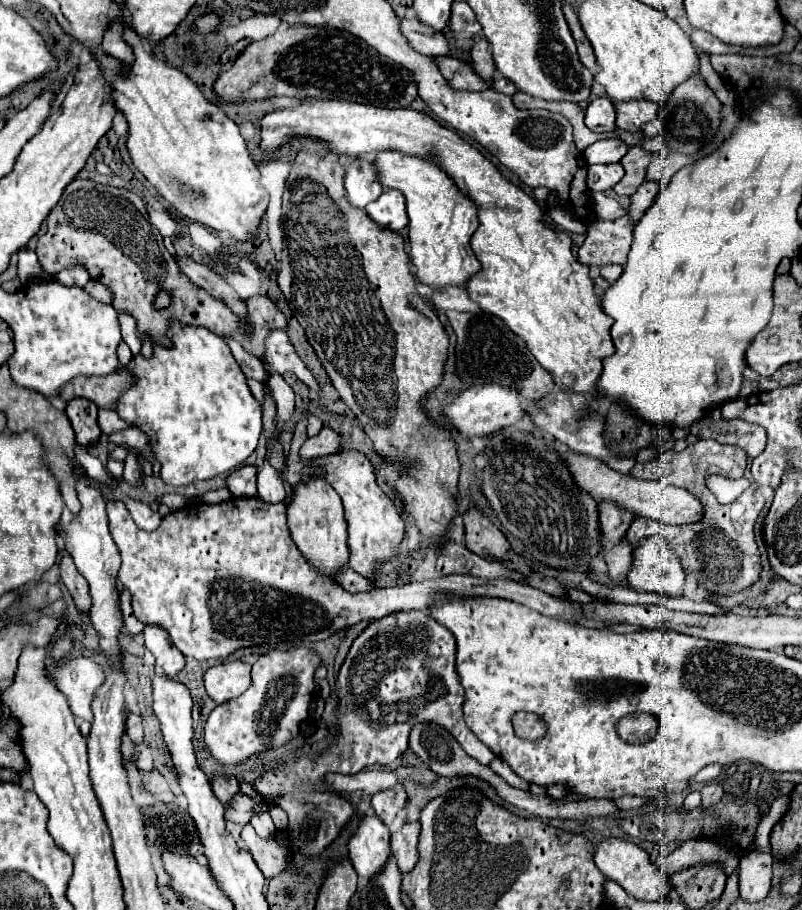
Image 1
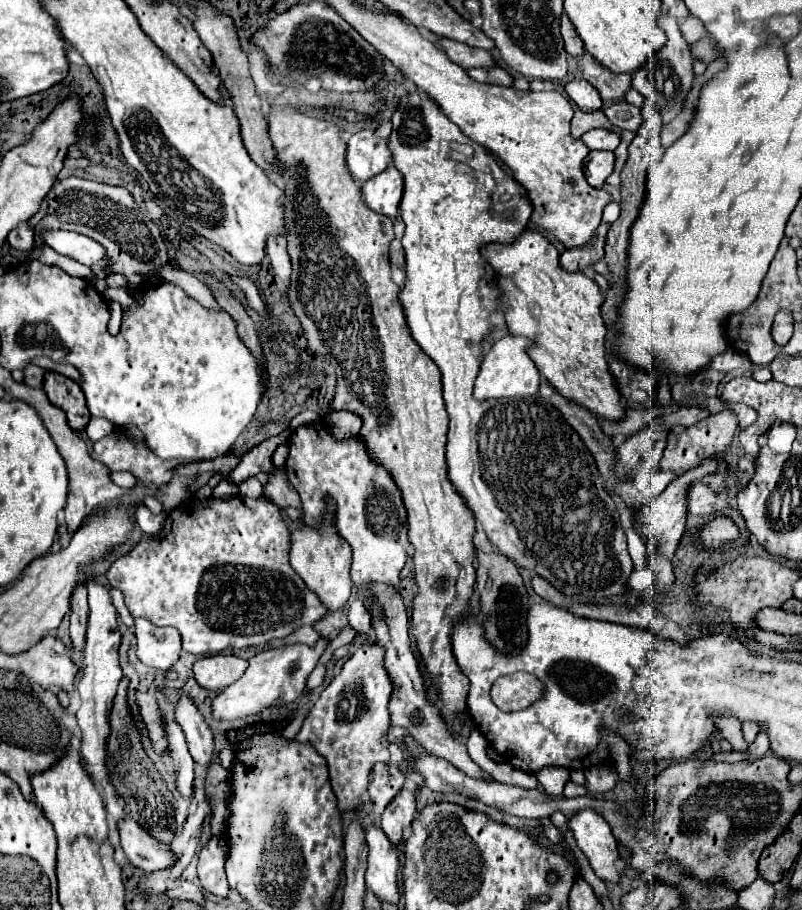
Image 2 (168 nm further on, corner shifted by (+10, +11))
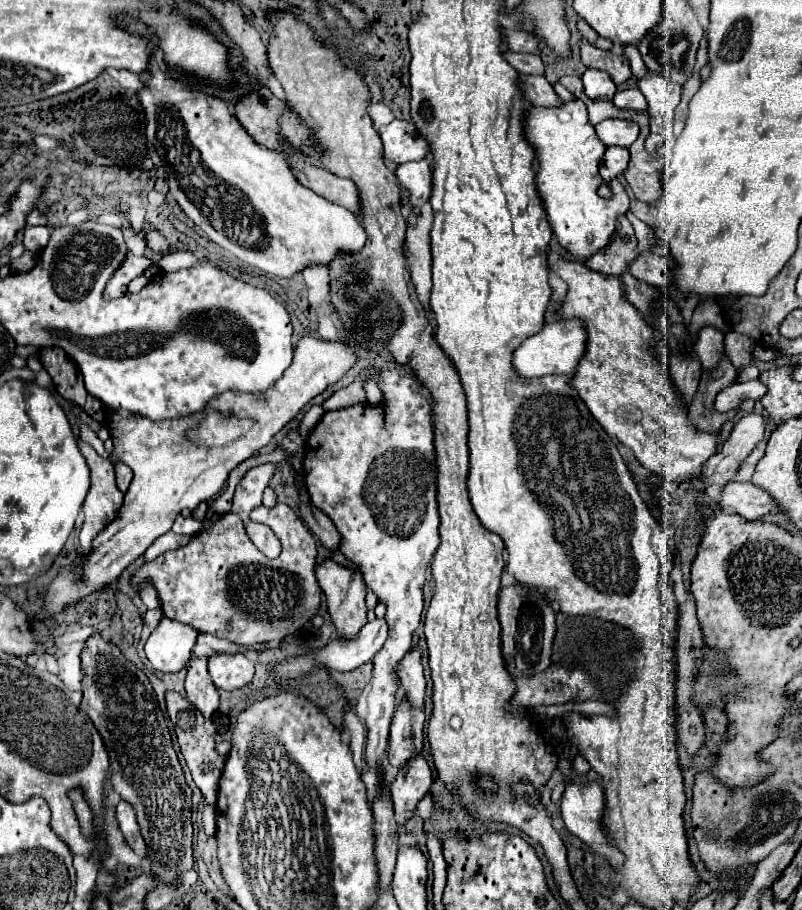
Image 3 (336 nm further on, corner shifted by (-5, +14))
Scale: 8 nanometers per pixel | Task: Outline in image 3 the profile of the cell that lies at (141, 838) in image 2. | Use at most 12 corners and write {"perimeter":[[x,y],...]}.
{"perimeter":[[128,802],[116,806],[118,826],[140,856],[148,858],[148,846],[140,834],[134,808]]}

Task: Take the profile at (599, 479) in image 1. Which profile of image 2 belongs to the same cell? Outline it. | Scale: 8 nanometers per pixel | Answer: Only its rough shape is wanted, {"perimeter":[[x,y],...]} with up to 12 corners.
{"perimeter":[[703,481],[687,493],[689,515],[713,515],[717,493]]}

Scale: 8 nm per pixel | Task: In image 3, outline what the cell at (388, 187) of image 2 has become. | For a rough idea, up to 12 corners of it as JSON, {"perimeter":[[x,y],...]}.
{"perimeter":[[430,162],[400,164],[396,178],[408,204],[420,208],[430,198]]}

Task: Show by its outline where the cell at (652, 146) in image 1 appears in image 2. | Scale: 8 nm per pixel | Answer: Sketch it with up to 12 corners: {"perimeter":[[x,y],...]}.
{"perimeter":[[625,99],[603,109],[605,117],[619,129],[637,131],[639,107]]}

